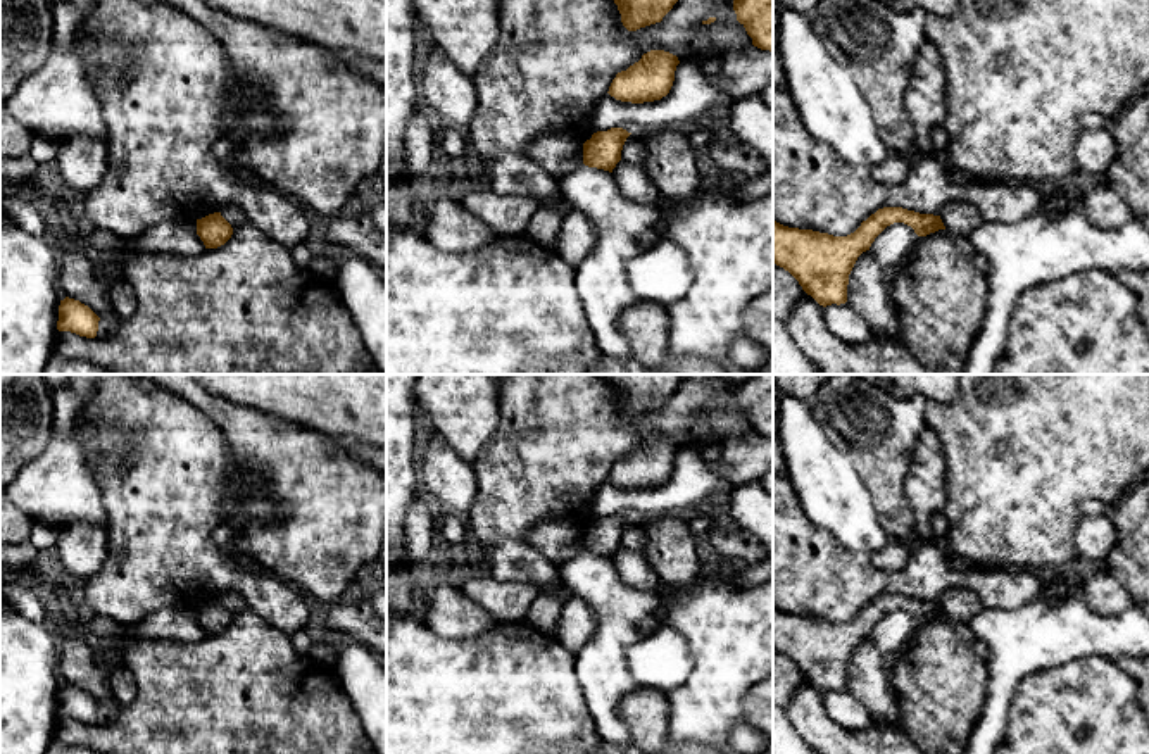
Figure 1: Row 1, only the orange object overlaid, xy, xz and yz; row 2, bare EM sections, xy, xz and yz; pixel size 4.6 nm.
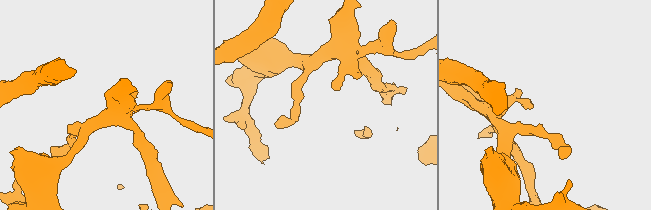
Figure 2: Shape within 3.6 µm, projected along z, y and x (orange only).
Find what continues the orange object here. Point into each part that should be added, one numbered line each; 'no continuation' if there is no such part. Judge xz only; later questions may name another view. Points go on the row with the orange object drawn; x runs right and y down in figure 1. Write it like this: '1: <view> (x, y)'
1: xz (635, 183)

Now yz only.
1: yz (960, 219)

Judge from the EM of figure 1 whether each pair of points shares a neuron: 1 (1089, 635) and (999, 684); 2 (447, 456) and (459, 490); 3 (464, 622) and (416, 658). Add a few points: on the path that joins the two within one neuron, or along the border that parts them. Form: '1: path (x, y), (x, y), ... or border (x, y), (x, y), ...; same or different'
1: path (1067, 635), (1048, 635), (1022, 661); same
2: path (447, 464), (447, 475), (452, 482); same
3: border (418, 616), (433, 632), (451, 639), (483, 634); different

